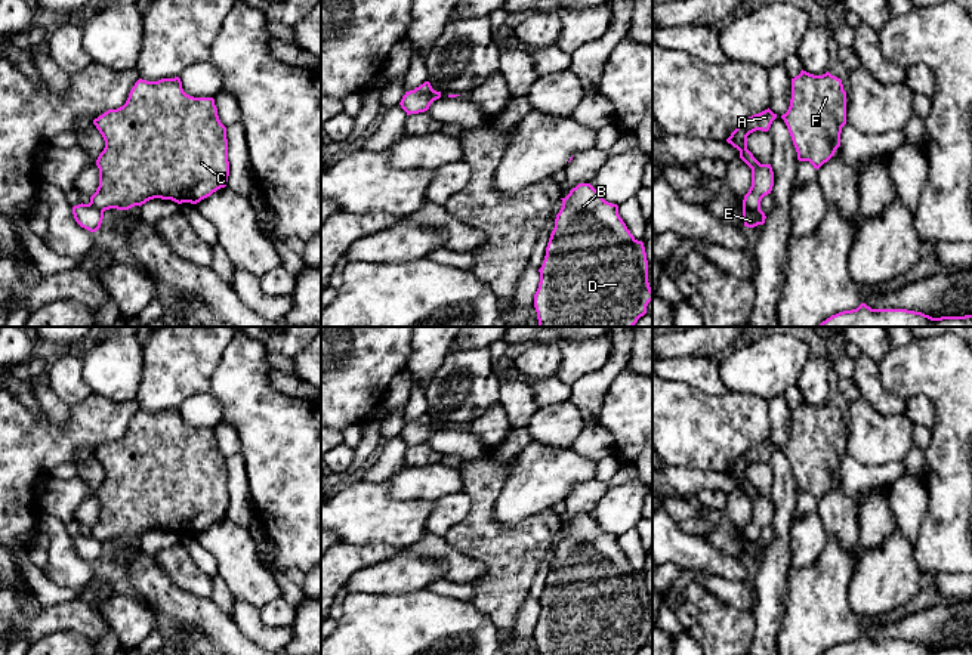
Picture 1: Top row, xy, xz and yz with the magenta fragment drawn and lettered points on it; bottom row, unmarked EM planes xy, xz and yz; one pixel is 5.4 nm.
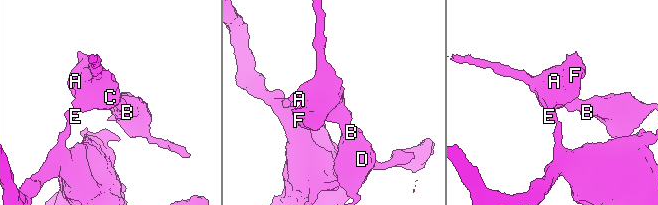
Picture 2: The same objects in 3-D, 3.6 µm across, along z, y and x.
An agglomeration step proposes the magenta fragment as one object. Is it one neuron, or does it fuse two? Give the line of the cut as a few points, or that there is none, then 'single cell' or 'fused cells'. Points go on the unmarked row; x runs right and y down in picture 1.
yz (743, 533), (747, 538), (759, 538) | fused cells

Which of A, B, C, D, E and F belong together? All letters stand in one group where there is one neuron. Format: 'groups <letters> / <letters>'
groups A B C D F / E

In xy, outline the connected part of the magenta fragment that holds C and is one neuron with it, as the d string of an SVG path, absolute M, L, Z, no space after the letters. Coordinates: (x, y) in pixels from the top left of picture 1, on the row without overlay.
M179 408L146 413L139 410L132 418L126 435L108 441L93 451L105 472L96 491L99 517L90 534L101 541L129 541L149 531L172 531L178 535L197 535L226 517L229 507L226 458L220 454L213 429L194 429L183 423Z

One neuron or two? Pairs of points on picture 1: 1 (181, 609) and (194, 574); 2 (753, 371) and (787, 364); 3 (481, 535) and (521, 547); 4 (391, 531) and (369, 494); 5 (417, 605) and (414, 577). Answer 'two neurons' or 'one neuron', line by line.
1: two neurons
2: one neuron
3: one neuron
4: one neuron
5: two neurons

